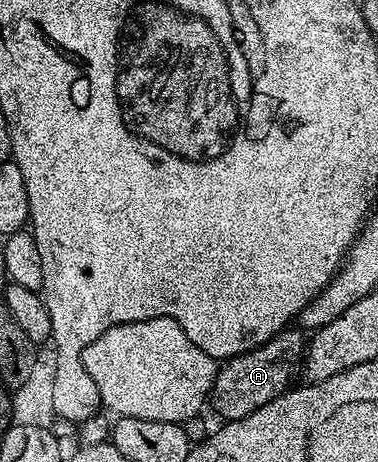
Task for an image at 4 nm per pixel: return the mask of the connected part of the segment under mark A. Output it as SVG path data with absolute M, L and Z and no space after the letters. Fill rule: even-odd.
M296 327L284 329L281 333L275 333L266 343L254 347L237 357L229 357L219 366L214 379L210 409L217 413L221 422L237 421L270 403L276 397L288 392L293 384L292 376L297 376L301 368L306 337L296 330Z

